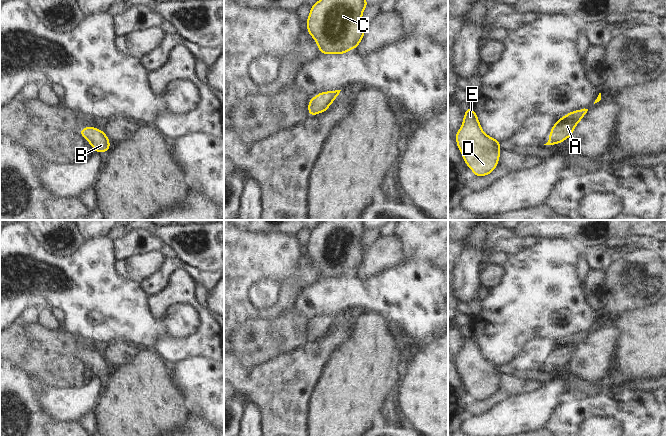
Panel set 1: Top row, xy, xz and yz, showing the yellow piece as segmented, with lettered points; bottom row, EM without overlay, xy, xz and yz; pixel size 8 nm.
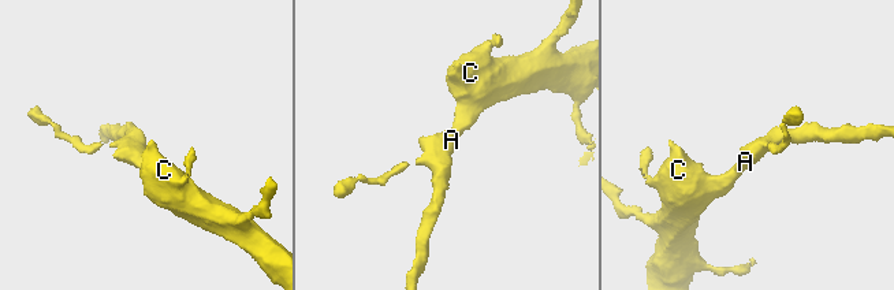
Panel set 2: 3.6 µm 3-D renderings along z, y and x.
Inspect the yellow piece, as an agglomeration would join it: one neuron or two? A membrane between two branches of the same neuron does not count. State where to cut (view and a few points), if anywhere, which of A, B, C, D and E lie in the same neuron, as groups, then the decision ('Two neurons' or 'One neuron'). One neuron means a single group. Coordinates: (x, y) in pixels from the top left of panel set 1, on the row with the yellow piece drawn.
No split. Groups: A B C D E. One neuron.

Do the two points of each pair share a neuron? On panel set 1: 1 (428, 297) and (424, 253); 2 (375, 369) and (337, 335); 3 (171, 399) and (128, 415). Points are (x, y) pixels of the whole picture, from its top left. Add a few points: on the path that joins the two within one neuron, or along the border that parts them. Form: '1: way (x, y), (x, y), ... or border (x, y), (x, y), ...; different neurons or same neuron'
1: border (405, 260), (429, 261), (437, 266); different neurons
2: border (357, 321), (351, 336), (329, 359); different neurons
3: way (160, 399), (151, 403), (142, 403), (139, 406); same neuron

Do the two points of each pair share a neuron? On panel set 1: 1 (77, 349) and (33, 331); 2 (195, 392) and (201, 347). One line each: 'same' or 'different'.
1: same
2: different

